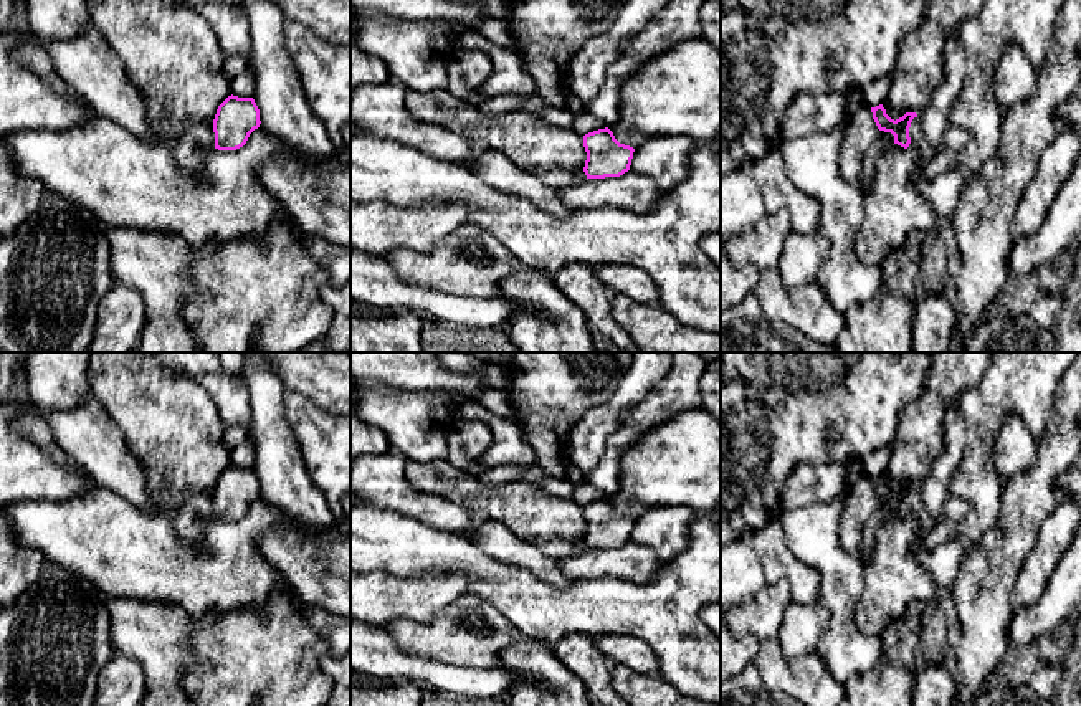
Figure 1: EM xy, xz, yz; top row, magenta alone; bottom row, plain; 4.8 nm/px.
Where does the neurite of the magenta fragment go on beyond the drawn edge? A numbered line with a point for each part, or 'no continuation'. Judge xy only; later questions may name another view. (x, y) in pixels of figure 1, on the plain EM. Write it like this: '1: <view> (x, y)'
1: xy (185, 521)

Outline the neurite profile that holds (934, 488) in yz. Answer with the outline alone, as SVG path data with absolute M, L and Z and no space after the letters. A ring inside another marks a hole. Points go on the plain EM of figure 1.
M955 403L947 412L945 440L927 476L919 483L922 506L937 521L942 518L944 503L950 496L949 483L964 451L964 422Z

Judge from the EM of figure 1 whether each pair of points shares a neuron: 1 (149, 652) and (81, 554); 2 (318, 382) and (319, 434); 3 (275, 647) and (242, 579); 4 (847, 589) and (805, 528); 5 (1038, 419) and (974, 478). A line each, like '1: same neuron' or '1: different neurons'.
1: different neurons
2: different neurons
3: different neurons
4: same neuron
5: same neuron

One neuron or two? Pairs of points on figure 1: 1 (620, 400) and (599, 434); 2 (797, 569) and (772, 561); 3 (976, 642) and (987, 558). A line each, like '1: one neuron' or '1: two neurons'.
1: one neuron
2: one neuron
3: one neuron

